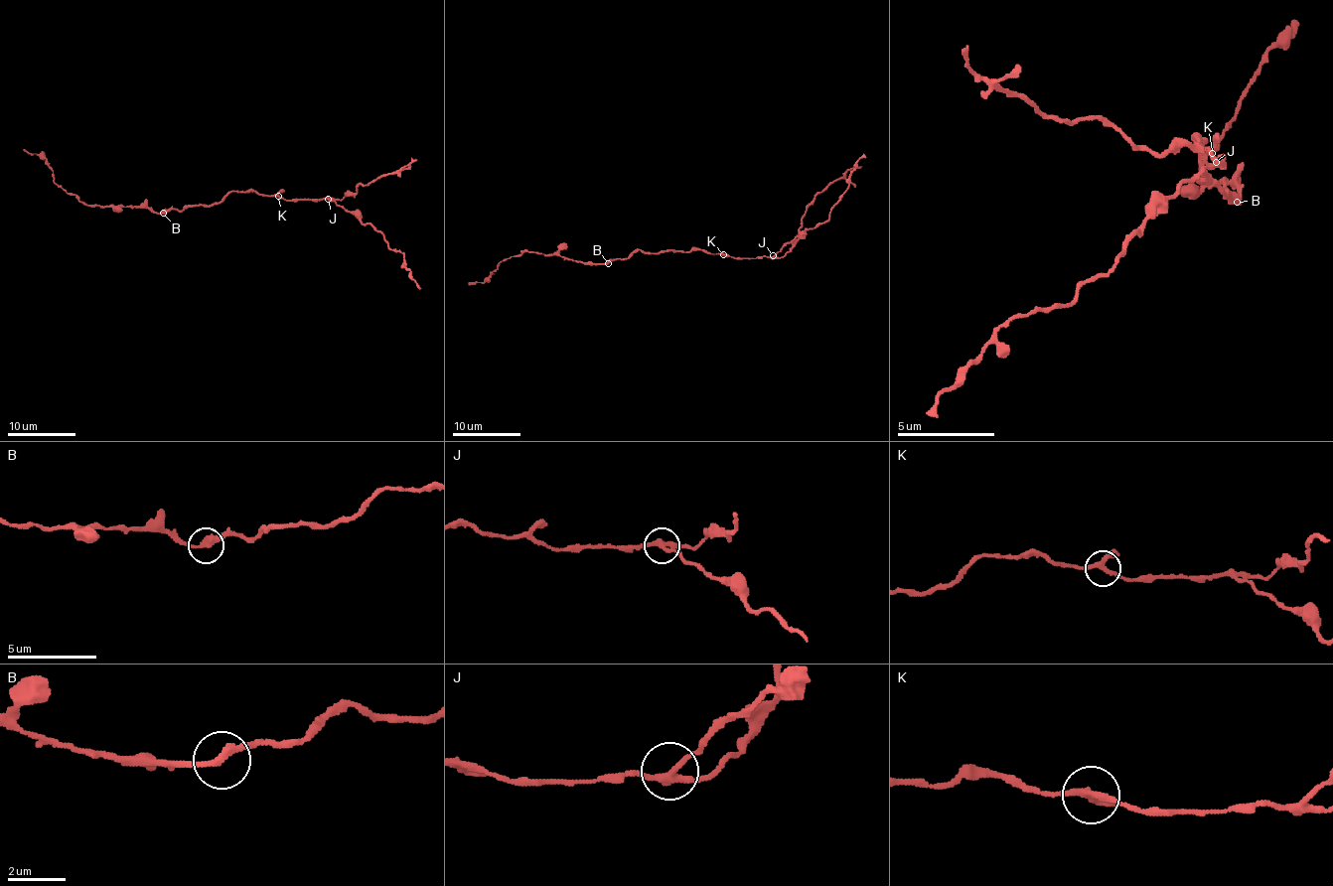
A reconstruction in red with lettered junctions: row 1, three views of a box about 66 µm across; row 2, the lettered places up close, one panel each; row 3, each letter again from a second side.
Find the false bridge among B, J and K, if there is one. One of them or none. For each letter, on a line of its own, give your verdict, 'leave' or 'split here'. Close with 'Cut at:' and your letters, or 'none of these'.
B: leave
J: split here
K: leave
Cut at: J

